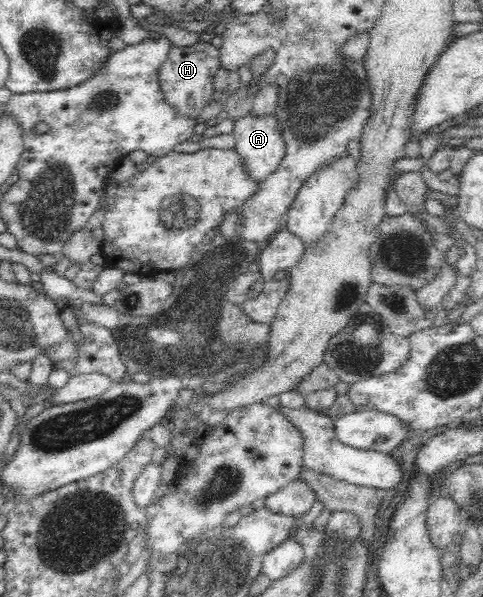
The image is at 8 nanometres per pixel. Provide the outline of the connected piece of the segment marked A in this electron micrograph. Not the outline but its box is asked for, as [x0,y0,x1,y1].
[232,113,285,183]

